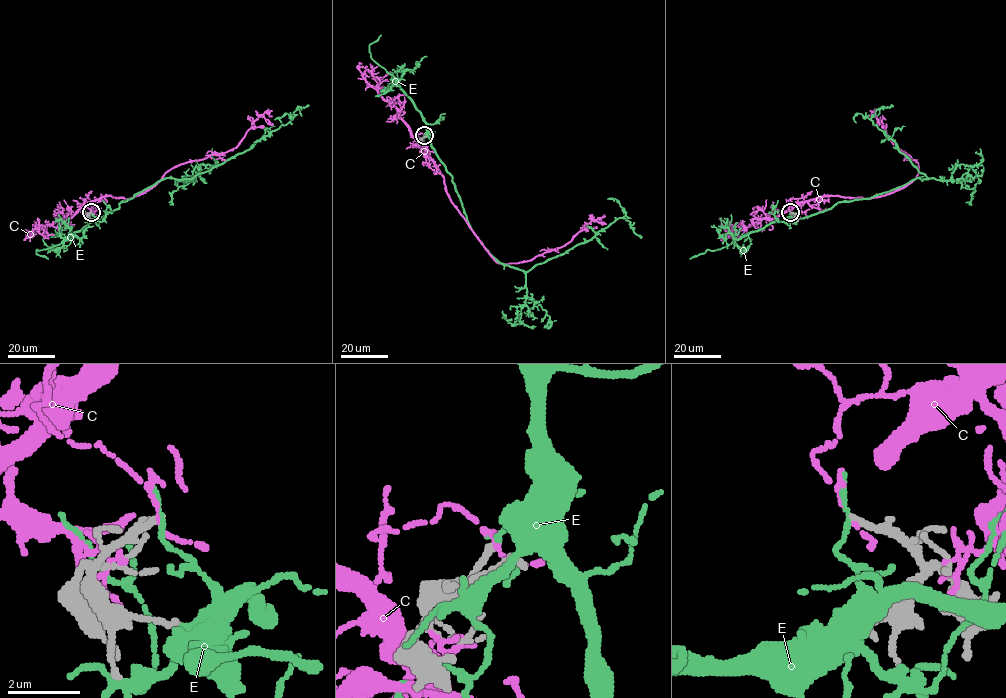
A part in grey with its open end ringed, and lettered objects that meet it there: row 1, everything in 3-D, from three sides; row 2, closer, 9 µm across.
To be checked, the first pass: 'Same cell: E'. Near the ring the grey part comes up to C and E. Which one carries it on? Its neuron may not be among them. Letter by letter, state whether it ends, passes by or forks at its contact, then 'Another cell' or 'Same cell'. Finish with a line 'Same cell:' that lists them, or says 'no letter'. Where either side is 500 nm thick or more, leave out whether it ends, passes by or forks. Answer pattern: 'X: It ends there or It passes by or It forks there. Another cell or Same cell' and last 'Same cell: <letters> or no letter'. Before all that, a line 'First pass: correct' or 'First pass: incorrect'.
First pass: incorrect
C: It forks there. Another cell
E: It ends there. Another cell
Same cell: no letter

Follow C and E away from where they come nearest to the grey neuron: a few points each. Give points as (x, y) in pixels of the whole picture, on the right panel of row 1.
C: (790, 212), (791, 204), (822, 196), (882, 196), (918, 174), (918, 164), (875, 116), (879, 125)
E: (790, 211), (792, 217), (805, 217), (838, 202), (869, 198), (925, 179), (873, 124), (875, 111), (892, 105)

